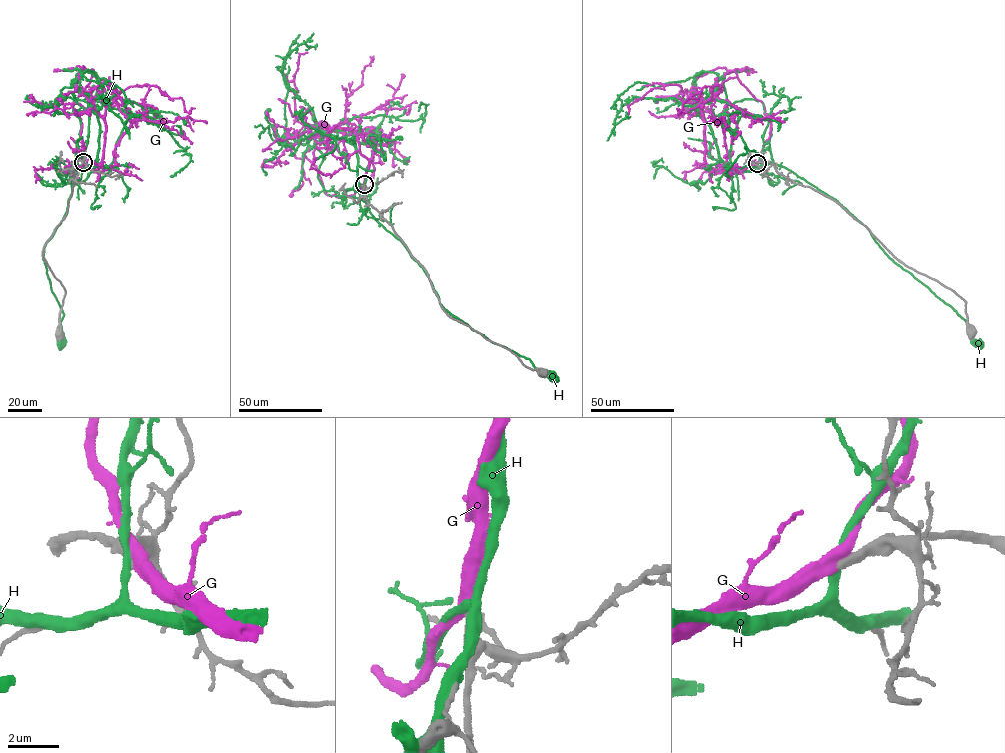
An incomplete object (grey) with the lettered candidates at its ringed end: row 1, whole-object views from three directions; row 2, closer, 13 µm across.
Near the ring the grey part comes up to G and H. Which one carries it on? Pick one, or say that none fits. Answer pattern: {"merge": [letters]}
{"merge": ["G"]}

